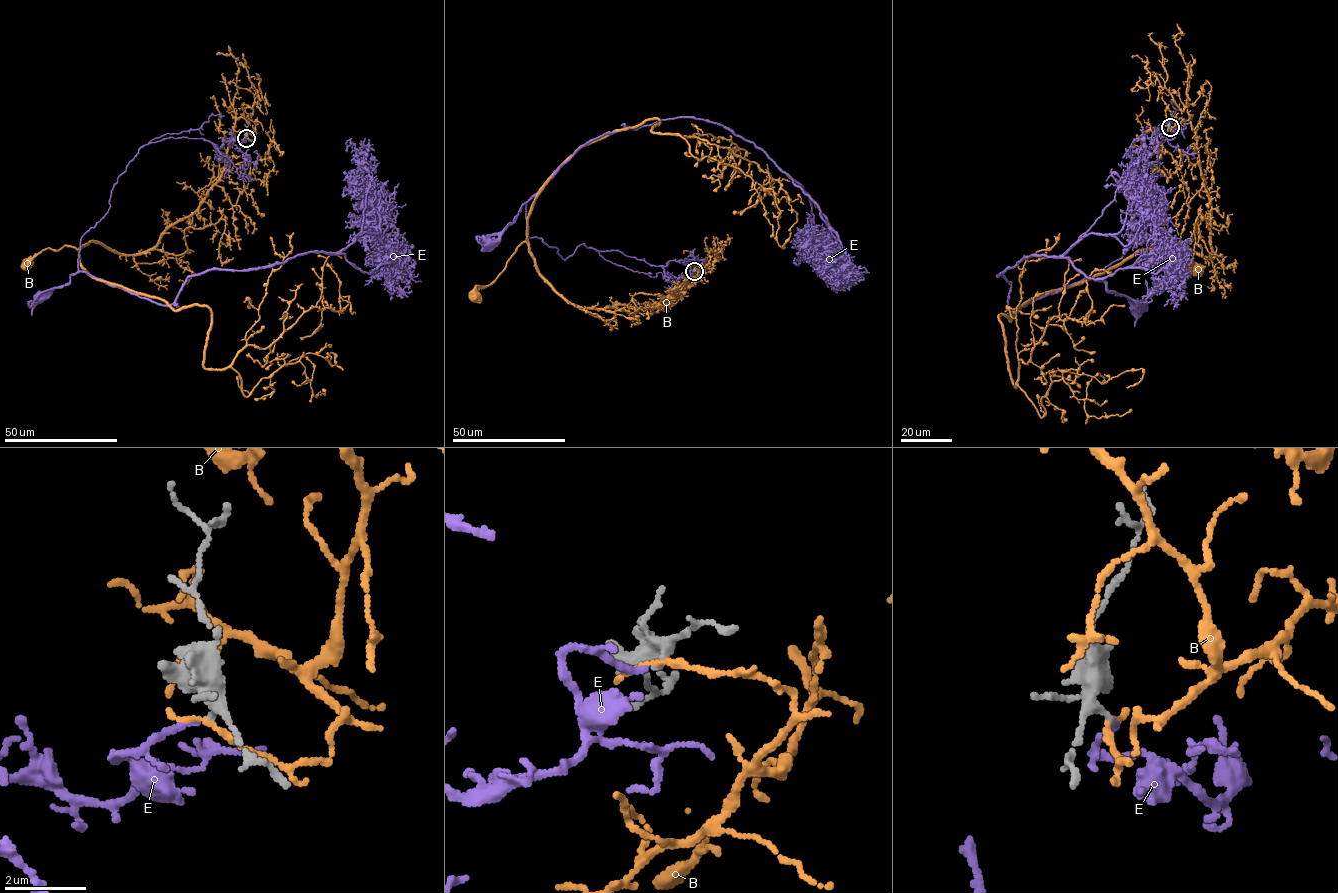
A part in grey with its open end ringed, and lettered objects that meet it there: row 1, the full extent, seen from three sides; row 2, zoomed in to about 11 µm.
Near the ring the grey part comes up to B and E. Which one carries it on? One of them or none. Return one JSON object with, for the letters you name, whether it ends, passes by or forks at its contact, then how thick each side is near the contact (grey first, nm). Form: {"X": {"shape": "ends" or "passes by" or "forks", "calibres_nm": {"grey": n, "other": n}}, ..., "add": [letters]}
{"E": {"shape": "ends", "calibres_nm": {"grey": 190, "other": 140}}, "add": ["E"]}

